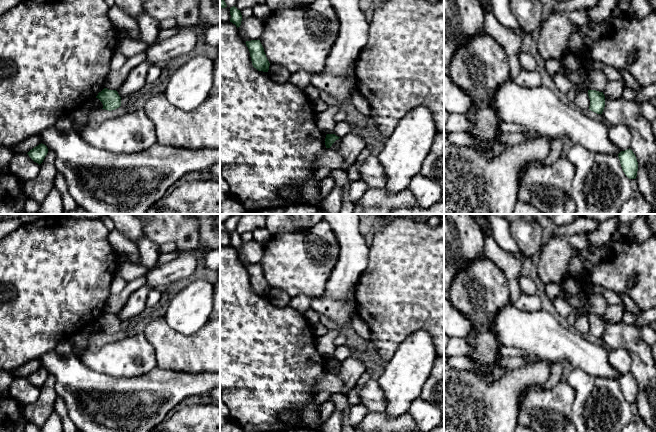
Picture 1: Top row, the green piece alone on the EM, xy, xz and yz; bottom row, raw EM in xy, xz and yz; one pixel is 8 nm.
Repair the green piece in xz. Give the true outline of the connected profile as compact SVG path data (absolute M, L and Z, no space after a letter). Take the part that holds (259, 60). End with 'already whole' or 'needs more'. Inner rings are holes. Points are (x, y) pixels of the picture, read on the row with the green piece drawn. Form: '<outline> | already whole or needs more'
M251 40L246 41L245 43L249 49L253 67L258 71L268 72L270 63L260 40Z | already whole

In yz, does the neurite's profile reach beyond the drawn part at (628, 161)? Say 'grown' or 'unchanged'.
unchanged

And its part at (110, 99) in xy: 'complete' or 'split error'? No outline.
complete

